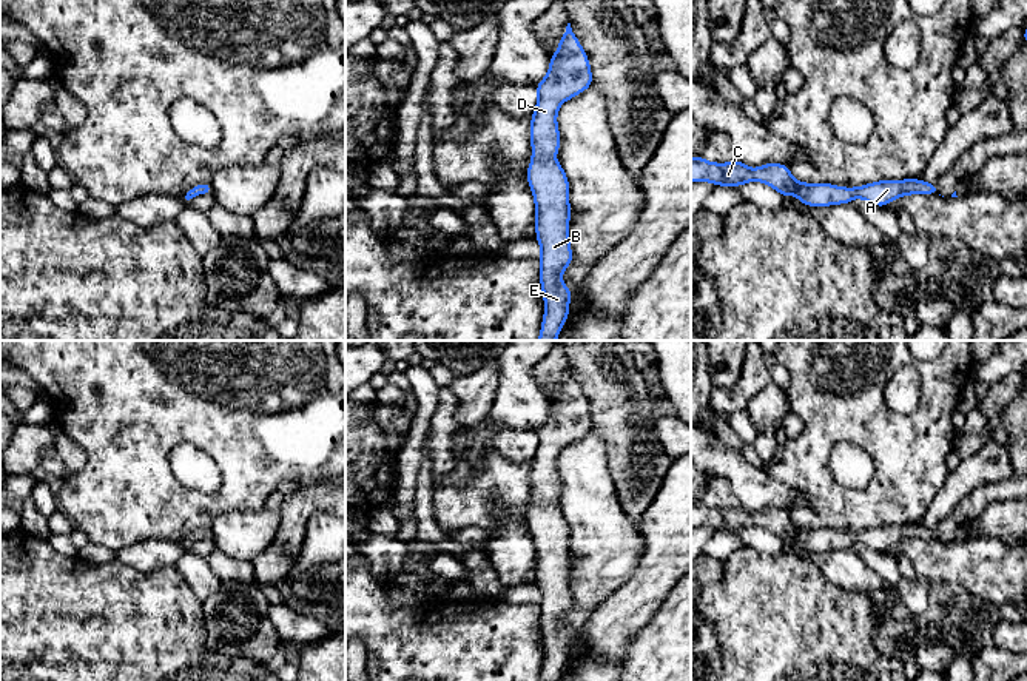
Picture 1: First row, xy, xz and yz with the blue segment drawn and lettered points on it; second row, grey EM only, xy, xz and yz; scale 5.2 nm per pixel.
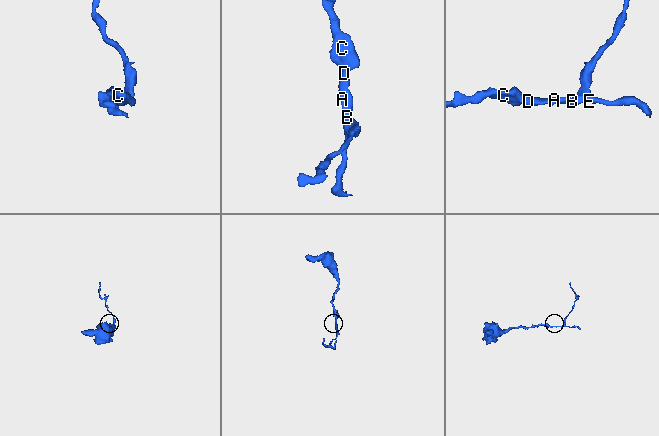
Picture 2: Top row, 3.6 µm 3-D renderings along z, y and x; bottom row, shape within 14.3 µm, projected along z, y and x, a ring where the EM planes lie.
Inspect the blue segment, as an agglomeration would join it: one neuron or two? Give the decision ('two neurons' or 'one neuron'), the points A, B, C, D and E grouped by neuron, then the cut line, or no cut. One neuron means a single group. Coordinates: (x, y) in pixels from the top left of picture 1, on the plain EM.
one neuron; groups A B C D E; cut none

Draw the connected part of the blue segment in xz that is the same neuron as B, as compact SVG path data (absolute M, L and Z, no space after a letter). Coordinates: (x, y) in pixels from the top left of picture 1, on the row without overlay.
M566 371L558 396L551 401L547 421L535 431L538 448L530 467L532 507L527 527L535 544L535 576L541 592L540 627L544 642L544 664L540 681L558 681L569 661L572 636L561 627L572 607L569 590L569 525L552 501L560 496L557 458L563 447L592 431L588 401Z

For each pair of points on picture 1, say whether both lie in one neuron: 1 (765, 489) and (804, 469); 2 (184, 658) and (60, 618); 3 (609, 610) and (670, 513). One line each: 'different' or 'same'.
1: different
2: same
3: same

